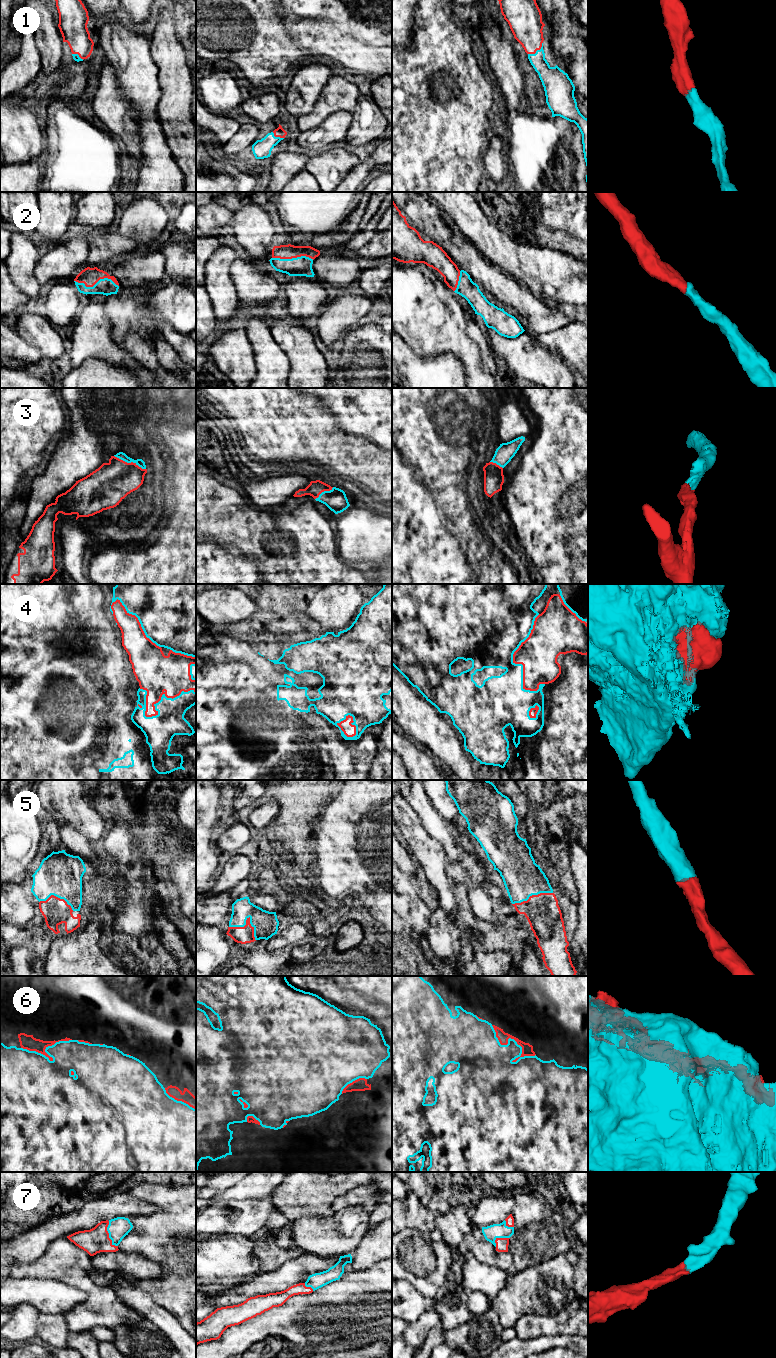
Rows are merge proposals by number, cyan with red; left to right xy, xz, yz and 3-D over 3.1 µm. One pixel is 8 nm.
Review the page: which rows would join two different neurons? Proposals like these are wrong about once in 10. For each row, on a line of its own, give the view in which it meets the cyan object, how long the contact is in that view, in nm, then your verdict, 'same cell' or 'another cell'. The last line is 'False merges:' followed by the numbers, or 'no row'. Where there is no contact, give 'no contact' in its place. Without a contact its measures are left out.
1: yz | 160 nm | same cell
2: xy | 360 nm | same cell
3: xy | 280 nm | same cell
4: yz | 650 nm | same cell
5: xz | 240 nm | same cell
6: yz | 440 nm | same cell
7: xy | 220 nm | same cell
False merges: no row

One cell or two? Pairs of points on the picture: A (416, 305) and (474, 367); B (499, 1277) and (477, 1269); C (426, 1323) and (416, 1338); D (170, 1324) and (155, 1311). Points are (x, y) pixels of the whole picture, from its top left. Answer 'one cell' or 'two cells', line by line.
A: one cell
B: one cell
C: one cell
D: one cell

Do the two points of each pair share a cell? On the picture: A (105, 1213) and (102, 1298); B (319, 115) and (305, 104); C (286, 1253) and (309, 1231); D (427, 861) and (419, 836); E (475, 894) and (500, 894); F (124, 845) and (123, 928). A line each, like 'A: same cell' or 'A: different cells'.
A: different cells
B: different cells
C: different cells
D: same cell
E: different cells
F: same cell

